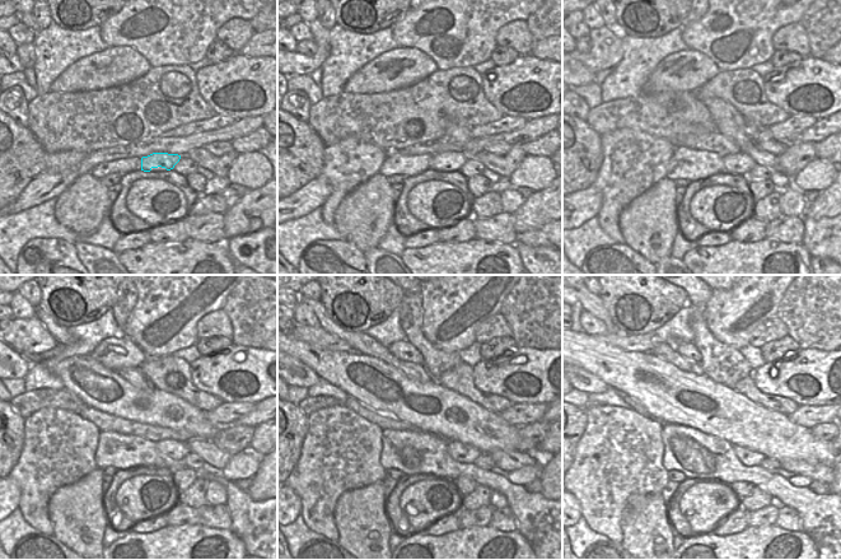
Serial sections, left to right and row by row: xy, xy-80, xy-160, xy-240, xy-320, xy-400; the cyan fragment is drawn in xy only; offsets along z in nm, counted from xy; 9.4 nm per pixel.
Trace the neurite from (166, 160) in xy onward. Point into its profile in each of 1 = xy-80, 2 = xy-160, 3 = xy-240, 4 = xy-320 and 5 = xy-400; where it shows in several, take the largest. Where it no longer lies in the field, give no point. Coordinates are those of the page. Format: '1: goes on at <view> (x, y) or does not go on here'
1: goes on at xy-80 (451, 160)
2: goes on at xy-160 (739, 163)
3: goes on at xy-240 (176, 451)
4: goes on at xy-320 (463, 453)
5: goes on at xy-400 (750, 458)

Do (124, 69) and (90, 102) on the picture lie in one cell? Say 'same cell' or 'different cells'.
different cells

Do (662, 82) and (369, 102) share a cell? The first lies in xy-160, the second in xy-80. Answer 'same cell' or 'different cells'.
different cells

